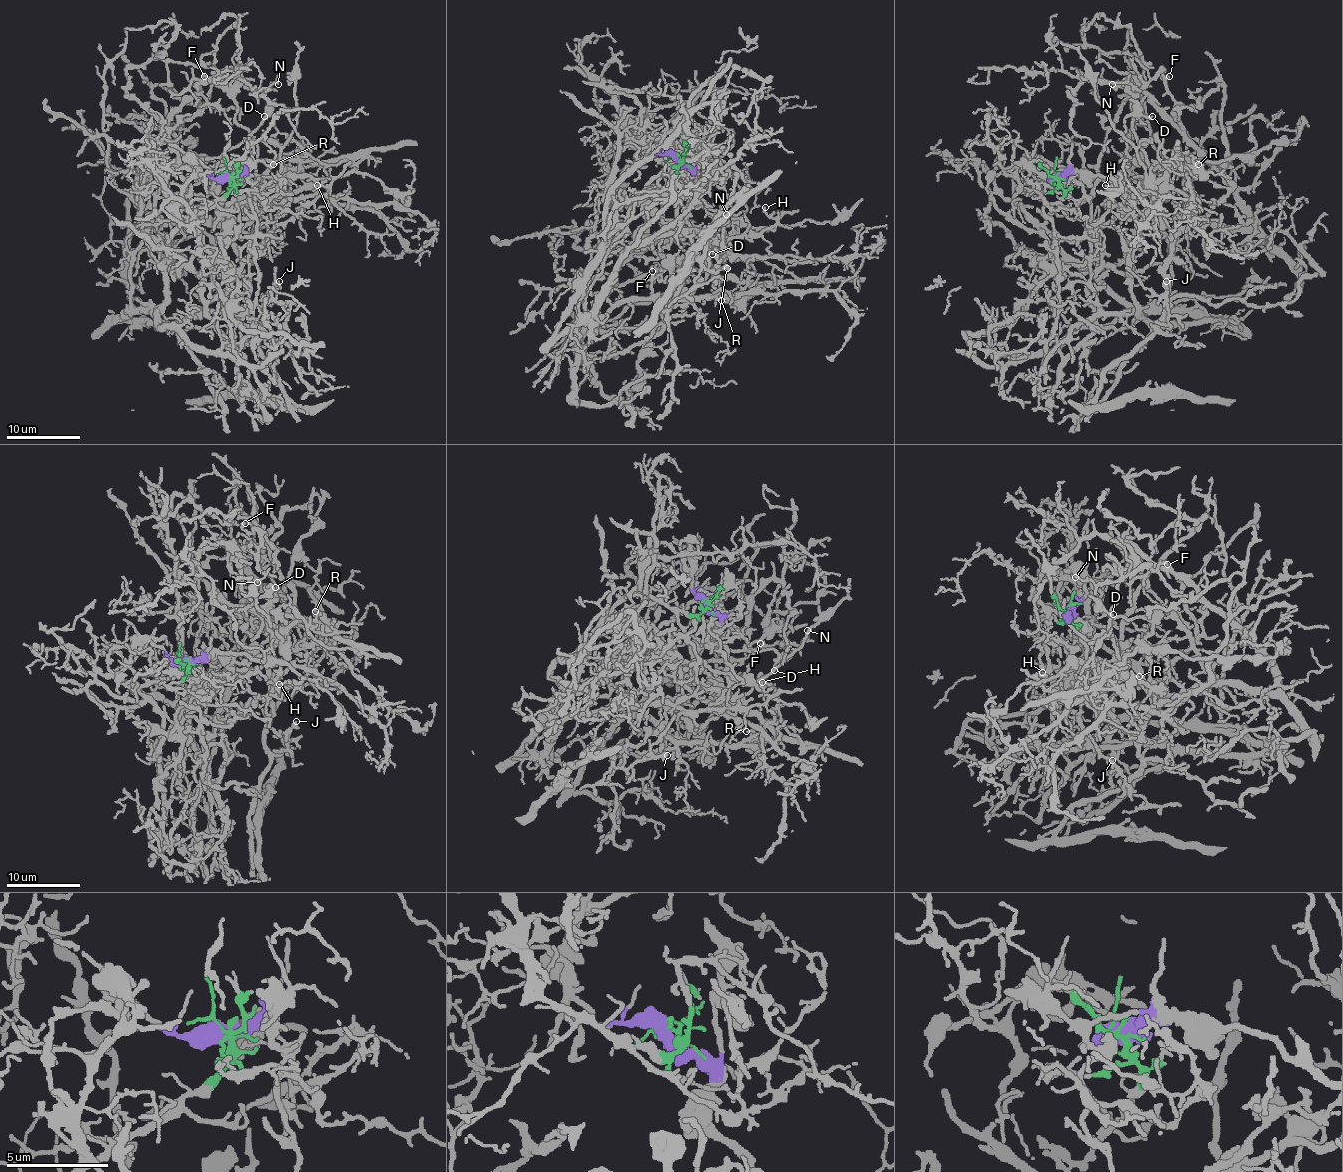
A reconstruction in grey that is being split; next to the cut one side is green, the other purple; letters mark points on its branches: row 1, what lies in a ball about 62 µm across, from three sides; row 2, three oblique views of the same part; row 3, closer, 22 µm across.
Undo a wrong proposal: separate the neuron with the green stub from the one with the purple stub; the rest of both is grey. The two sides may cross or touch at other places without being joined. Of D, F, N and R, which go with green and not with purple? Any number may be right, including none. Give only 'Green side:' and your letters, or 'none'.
Green side: F, N

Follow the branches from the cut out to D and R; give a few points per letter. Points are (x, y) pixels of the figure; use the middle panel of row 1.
D: (677, 158), (731, 249), (718, 277), (683, 269), (649, 245), (672, 229), (710, 227), (712, 255)
R: (677, 158), (692, 173), (692, 190), (725, 234), (731, 251), (716, 271), (753, 281), (761, 288), (722, 301)

